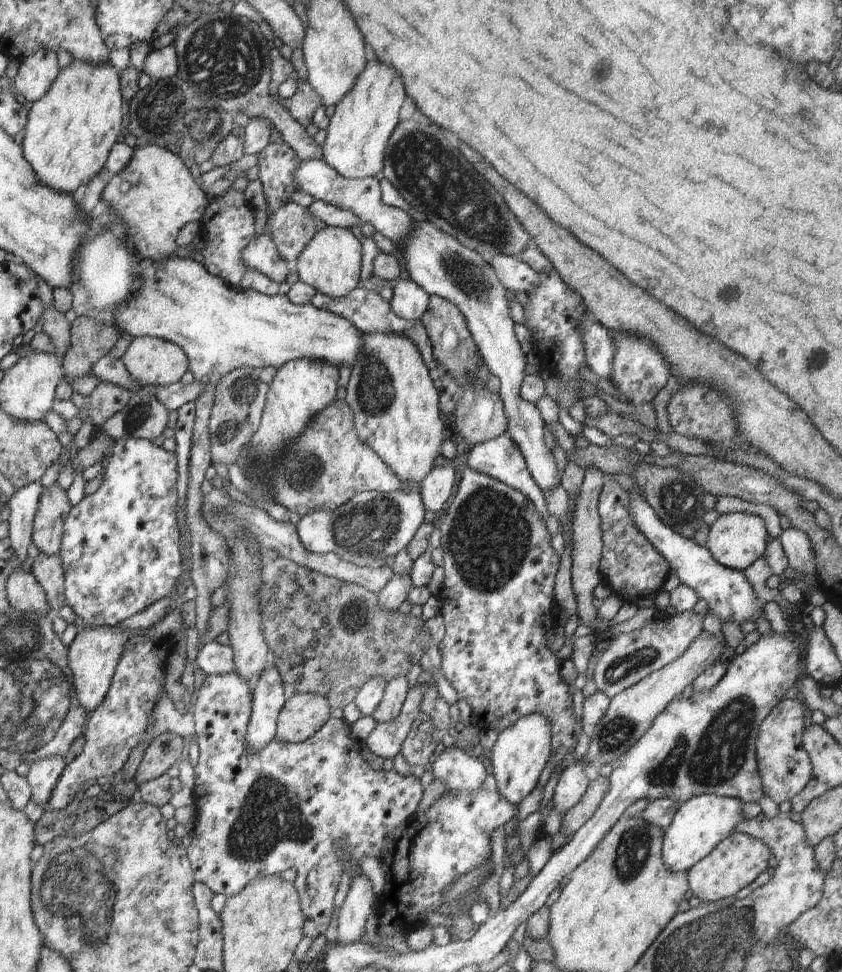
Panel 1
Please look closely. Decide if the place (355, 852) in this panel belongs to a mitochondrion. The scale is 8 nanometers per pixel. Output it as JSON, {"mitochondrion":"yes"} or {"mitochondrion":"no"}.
{"mitochondrion":"no"}

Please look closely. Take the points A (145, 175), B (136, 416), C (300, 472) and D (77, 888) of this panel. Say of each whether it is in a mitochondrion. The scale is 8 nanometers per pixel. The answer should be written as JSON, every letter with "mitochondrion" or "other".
{"A":"other","B":"mitochondrion","C":"mitochondrion","D":"mitochondrion"}

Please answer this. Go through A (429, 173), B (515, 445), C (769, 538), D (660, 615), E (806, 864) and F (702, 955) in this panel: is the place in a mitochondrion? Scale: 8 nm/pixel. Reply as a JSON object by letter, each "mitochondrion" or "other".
{"A":"mitochondrion","B":"other","C":"other","D":"other","E":"other","F":"mitochondrion"}

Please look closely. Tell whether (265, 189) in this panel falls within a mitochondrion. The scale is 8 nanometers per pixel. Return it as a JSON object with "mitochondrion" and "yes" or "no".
{"mitochondrion":"no"}

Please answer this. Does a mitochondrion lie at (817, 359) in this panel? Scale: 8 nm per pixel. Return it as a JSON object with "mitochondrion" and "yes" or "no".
{"mitochondrion":"no"}

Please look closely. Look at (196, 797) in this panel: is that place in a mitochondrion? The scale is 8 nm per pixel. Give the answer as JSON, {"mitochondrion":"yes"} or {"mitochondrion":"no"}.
{"mitochondrion":"no"}

